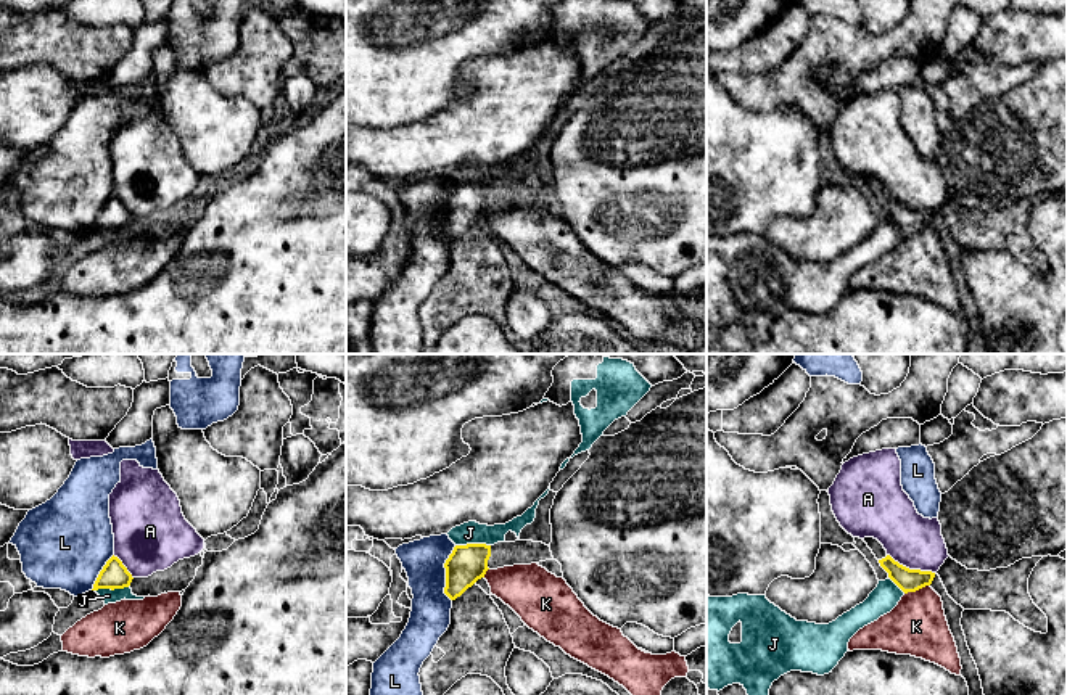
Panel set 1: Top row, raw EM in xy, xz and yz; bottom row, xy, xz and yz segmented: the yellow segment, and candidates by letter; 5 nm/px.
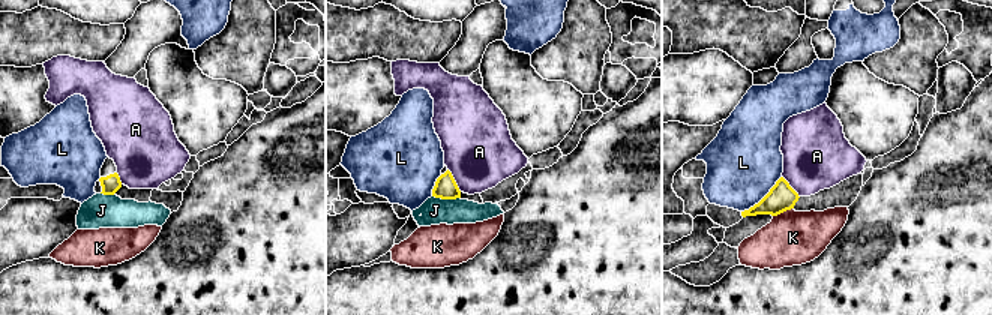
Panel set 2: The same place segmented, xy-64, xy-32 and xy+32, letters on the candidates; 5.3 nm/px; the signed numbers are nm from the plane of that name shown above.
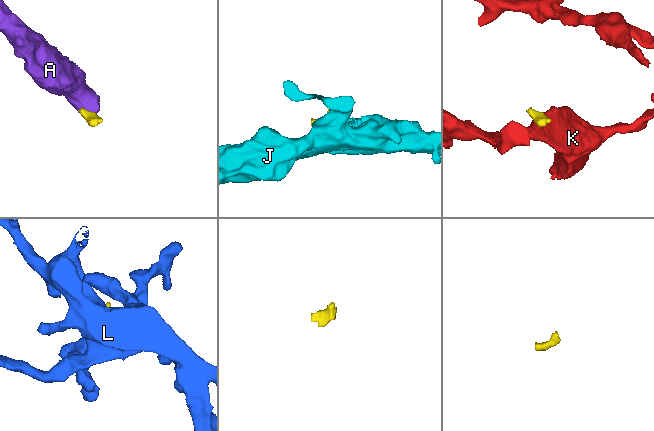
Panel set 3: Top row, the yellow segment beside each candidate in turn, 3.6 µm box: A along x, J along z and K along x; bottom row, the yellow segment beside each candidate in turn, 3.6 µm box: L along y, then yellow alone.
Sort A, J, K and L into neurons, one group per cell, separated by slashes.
A / J / K / L

